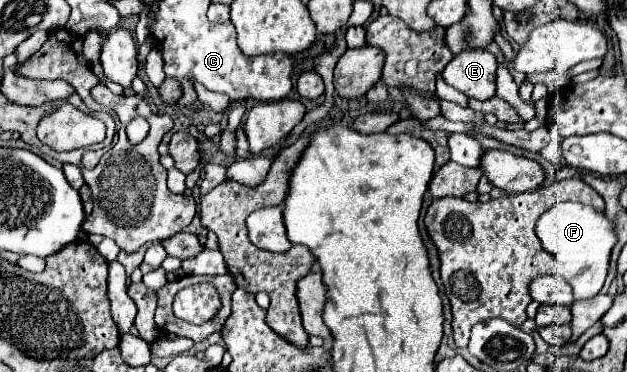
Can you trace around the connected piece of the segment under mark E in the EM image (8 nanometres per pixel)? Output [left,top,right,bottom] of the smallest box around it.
[443,49,497,101]

